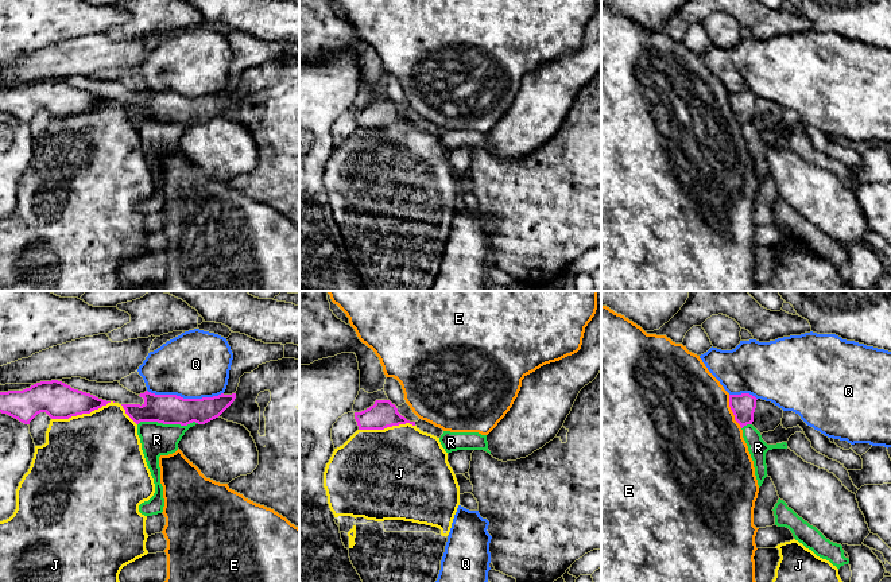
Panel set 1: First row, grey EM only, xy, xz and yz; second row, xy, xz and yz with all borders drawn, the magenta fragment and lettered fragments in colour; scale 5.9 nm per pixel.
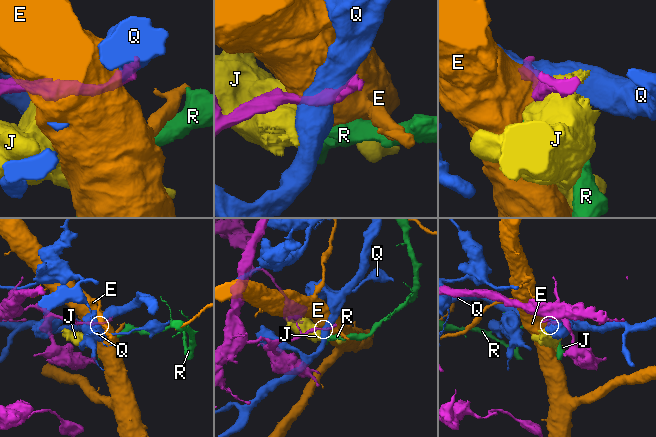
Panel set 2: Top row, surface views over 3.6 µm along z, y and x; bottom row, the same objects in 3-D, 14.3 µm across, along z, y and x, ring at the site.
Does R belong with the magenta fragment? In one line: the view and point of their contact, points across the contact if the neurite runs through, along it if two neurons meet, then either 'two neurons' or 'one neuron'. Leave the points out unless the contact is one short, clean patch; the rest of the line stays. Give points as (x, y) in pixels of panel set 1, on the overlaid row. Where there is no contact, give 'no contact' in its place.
meets magenta in xy at (167, 423); border along xy (198, 423), (163, 425), (140, 422), (138, 425); two neurons

